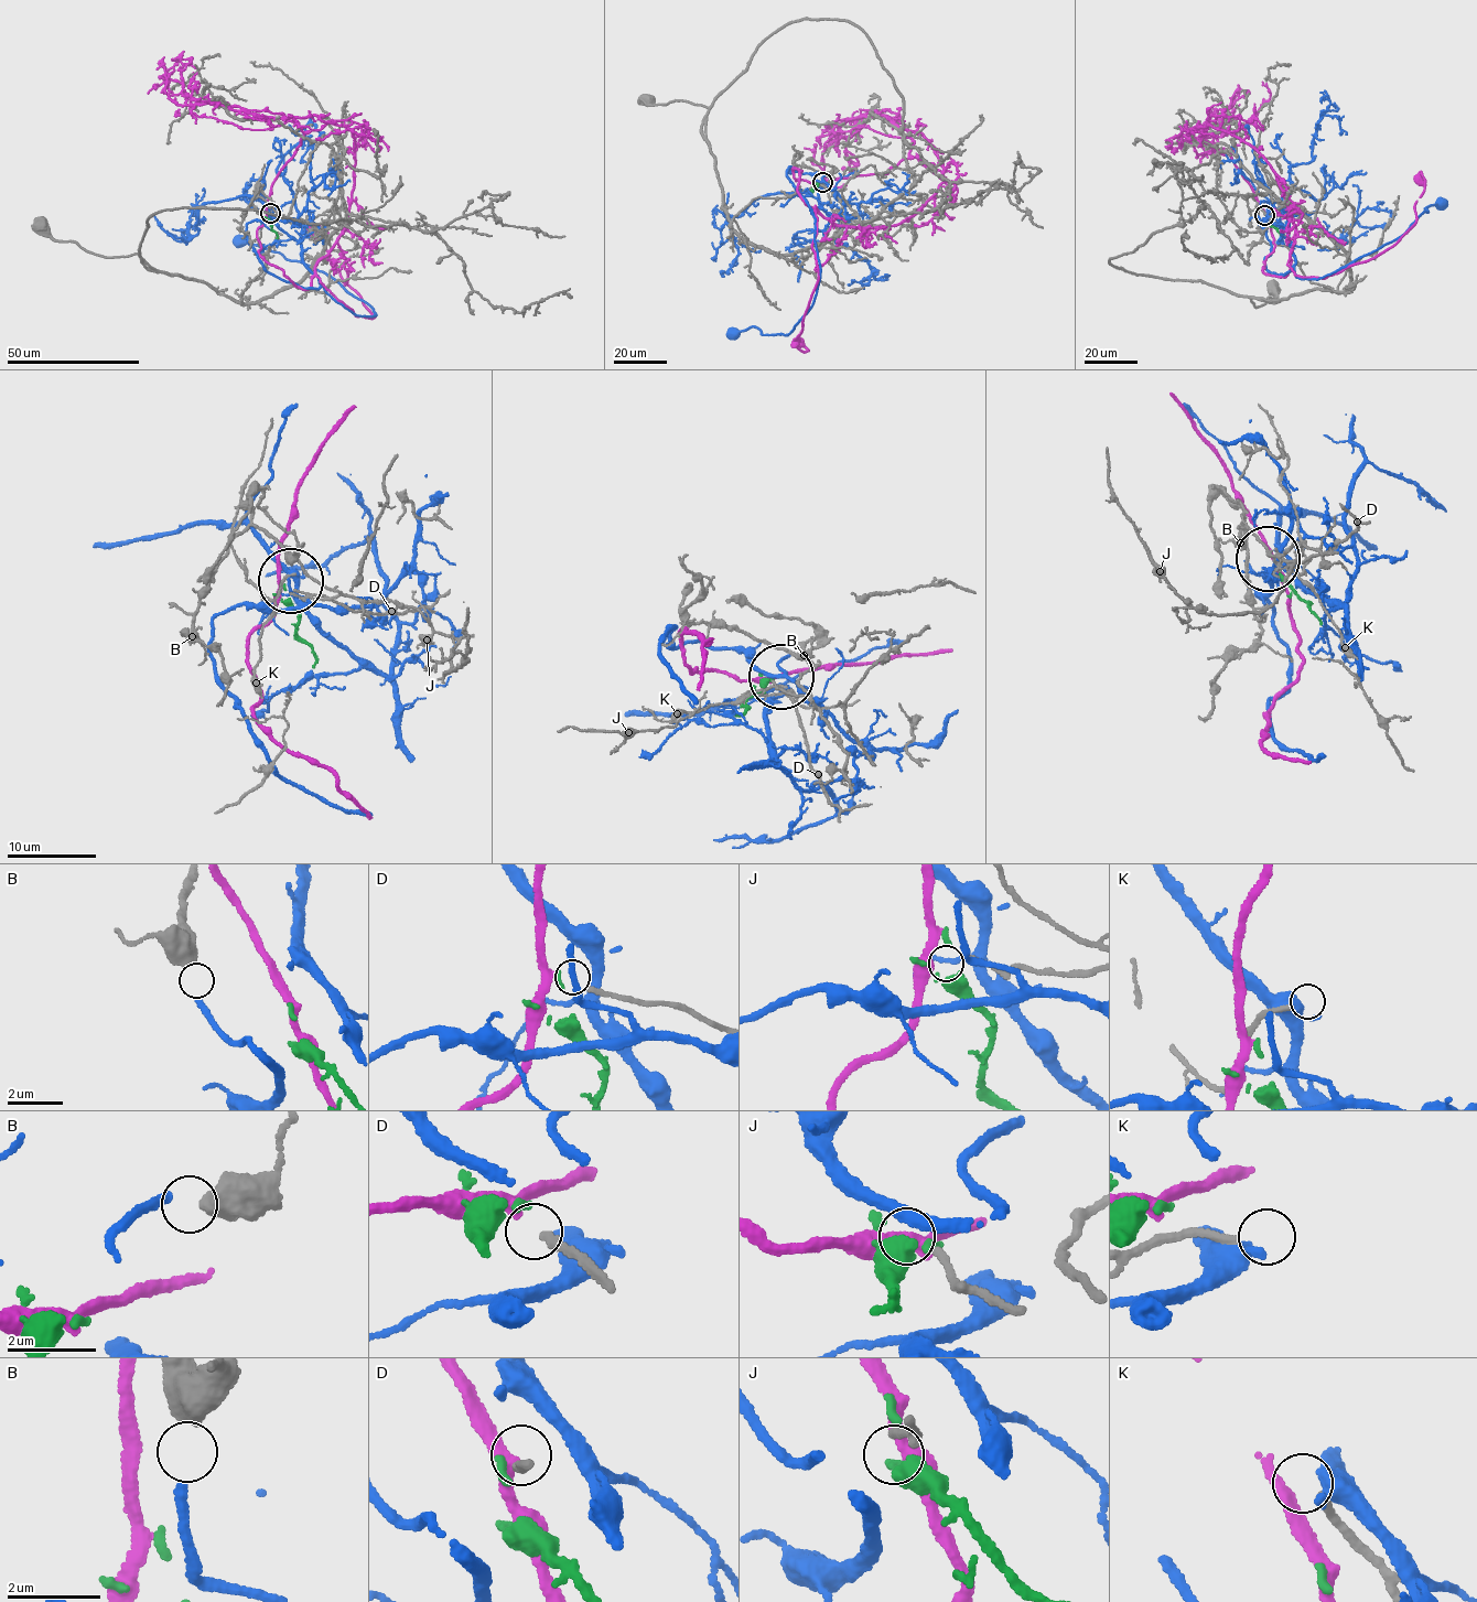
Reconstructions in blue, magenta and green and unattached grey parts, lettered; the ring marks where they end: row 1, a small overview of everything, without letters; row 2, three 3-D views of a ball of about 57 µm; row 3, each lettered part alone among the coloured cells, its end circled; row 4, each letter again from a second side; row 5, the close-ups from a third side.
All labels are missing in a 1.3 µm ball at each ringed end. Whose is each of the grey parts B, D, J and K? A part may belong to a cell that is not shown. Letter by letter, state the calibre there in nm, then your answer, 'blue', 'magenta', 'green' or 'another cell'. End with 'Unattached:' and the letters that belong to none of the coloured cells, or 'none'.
B: 650 nm thick; blue
D: 160 nm thick; magenta
J: 150 nm thick; another cell
K: 160 nm thick; another cell
Unattached: J, K

